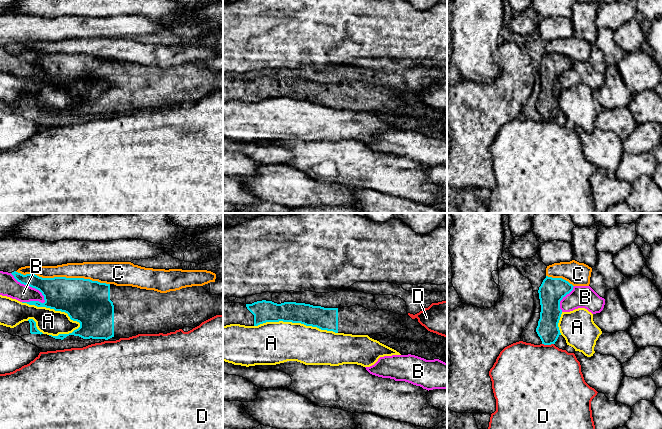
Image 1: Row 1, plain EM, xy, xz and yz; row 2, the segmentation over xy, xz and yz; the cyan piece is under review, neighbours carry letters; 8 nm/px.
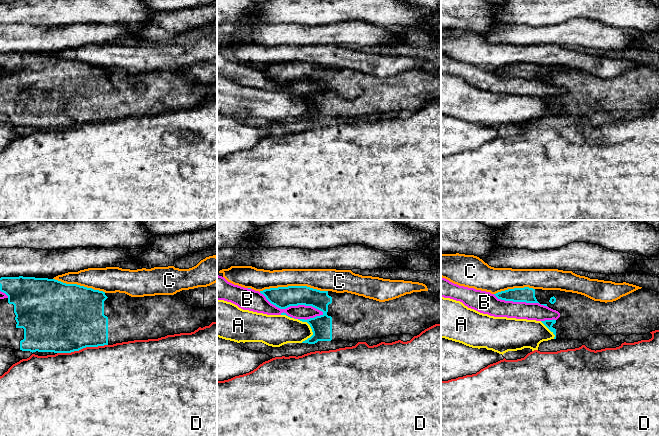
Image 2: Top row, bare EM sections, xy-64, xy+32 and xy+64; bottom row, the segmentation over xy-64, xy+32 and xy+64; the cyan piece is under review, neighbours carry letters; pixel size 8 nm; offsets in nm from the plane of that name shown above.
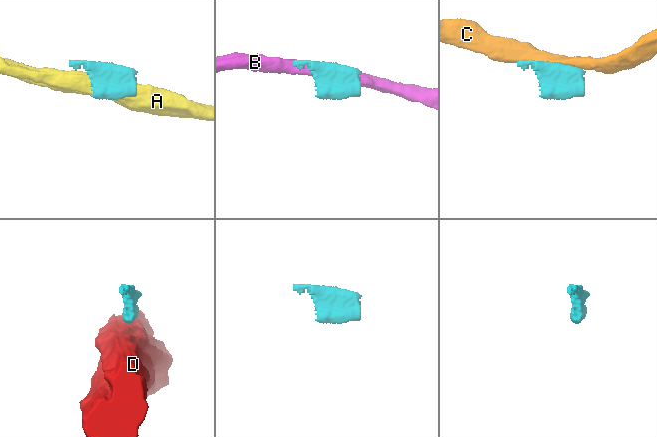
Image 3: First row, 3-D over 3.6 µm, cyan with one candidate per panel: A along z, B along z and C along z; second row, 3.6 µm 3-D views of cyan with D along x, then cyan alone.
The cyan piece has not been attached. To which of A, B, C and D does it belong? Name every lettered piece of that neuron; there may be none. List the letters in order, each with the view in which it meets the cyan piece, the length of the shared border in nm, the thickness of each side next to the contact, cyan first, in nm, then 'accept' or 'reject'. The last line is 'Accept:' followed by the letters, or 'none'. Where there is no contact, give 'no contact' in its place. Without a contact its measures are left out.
A: meets cyan in xy; contact 500 nm long; 320 nm thick on the cyan side, 200 nm on the other; reject
B: meets cyan in xy; contact 360 nm long; 280 nm thick on the cyan side, 160 nm on the other; reject
C: meets cyan in xy; contact 750 nm long; 340 nm thick on the cyan side, 140 nm on the other; reject
D: meets cyan in yz; contact 100 nm long; 170 nm thick on the cyan side, 480 nm on the other; reject
Accept: none

